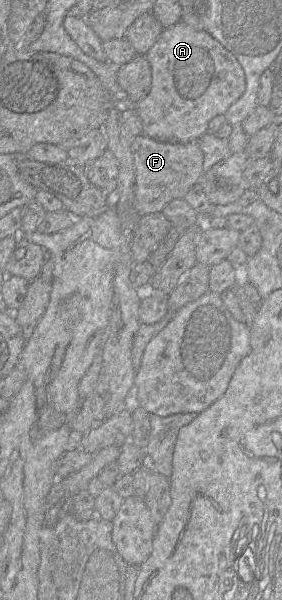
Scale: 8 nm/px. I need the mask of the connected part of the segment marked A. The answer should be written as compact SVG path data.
M181 20L170 26L164 28L155 44L150 50L144 55L151 66L151 88L149 93L138 102L134 107L142 122L142 134L159 142L196 142L207 130L208 122L218 115L224 115L228 108L236 102L245 91L245 75L242 67L236 60L236 58L227 51L217 40L215 40L209 33L195 29Z

